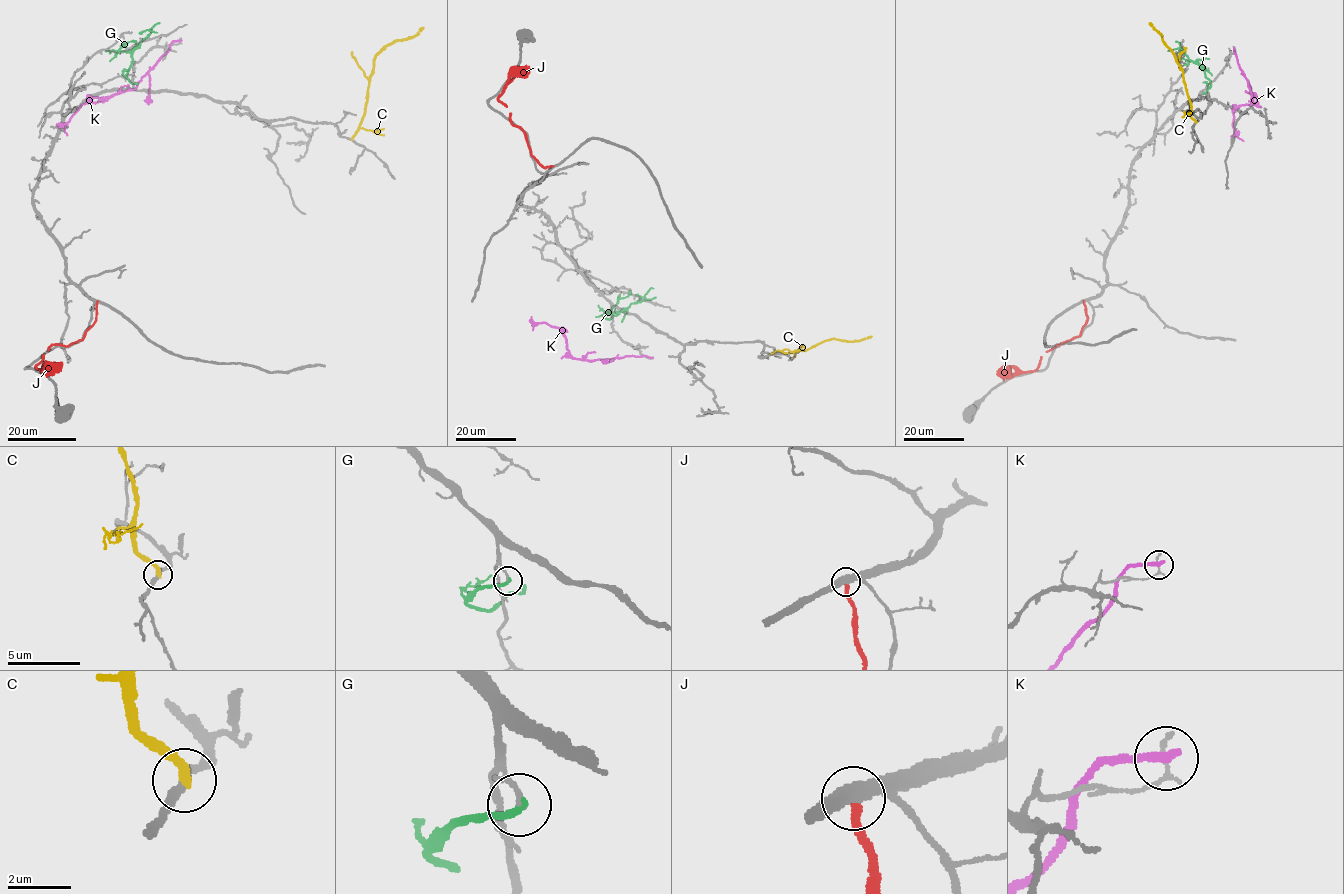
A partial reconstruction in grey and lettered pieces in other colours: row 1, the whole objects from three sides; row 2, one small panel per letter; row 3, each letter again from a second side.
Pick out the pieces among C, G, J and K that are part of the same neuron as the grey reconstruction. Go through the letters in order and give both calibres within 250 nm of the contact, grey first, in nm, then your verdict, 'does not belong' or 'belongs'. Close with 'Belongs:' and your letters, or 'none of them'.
C: 240 nm thick on the grey side, 320 nm on the other; does not belong
G: 150 nm thick on the grey side, 260 nm on the other; does not belong
J: 400 nm thick on the grey side, 260 nm on the other; does not belong
K: 180 nm thick on the grey side, 280 nm on the other; does not belong
Belongs: none of them

